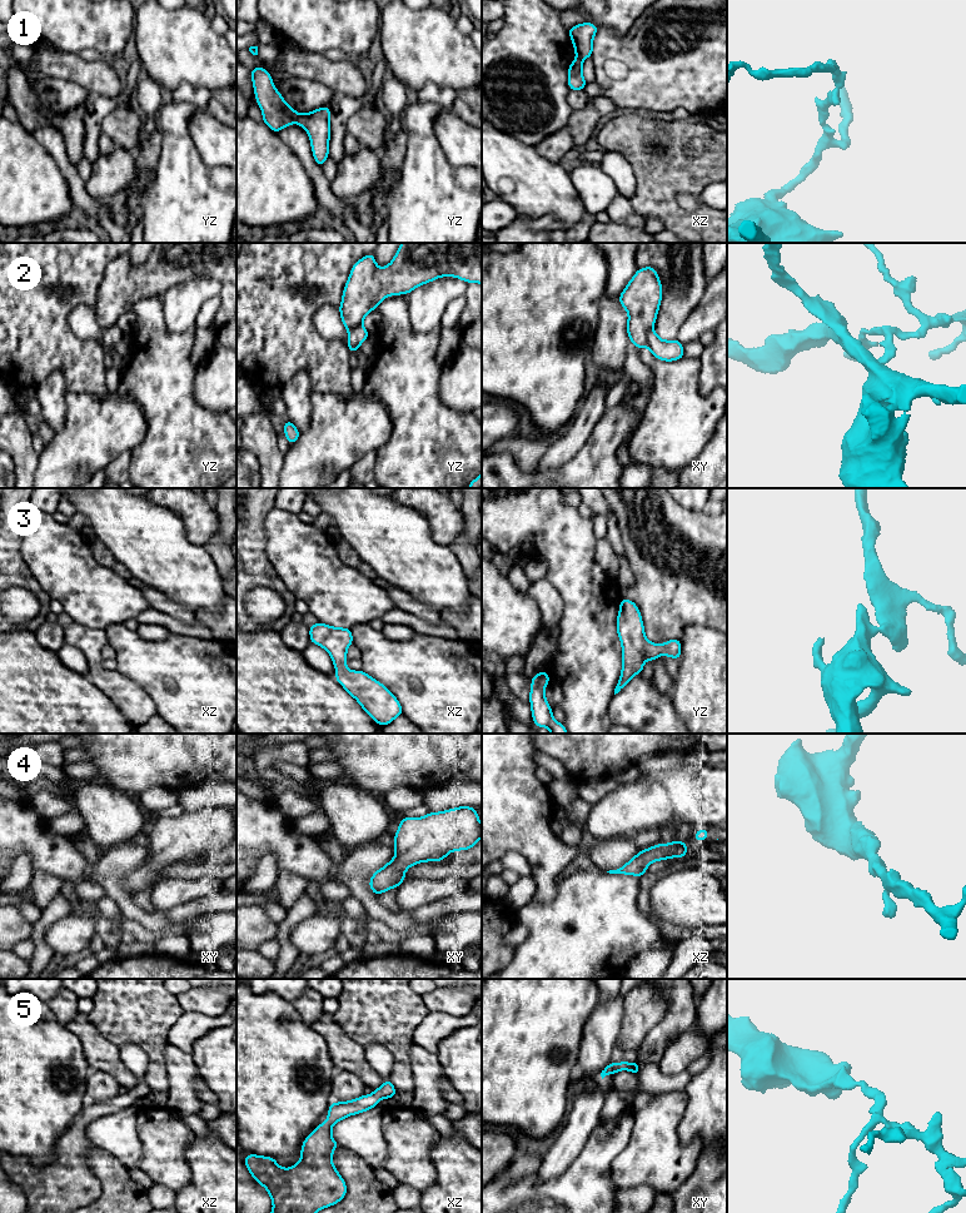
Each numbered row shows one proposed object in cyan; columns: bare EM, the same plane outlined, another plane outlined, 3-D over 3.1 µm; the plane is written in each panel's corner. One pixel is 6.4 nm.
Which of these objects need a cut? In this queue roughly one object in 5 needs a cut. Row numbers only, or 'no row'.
1, 2

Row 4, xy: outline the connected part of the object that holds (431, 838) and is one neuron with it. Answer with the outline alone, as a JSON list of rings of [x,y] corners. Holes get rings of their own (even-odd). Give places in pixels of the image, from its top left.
[[[470,806],[429,812],[423,817],[402,817],[394,835],[395,856],[372,875],[370,890],[379,895],[398,888],[408,868],[442,861],[452,851],[473,847],[480,837],[482,824]]]

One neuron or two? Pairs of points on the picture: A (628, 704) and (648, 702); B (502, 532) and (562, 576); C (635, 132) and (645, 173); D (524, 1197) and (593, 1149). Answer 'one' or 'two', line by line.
A: one
B: one
C: one
D: one

